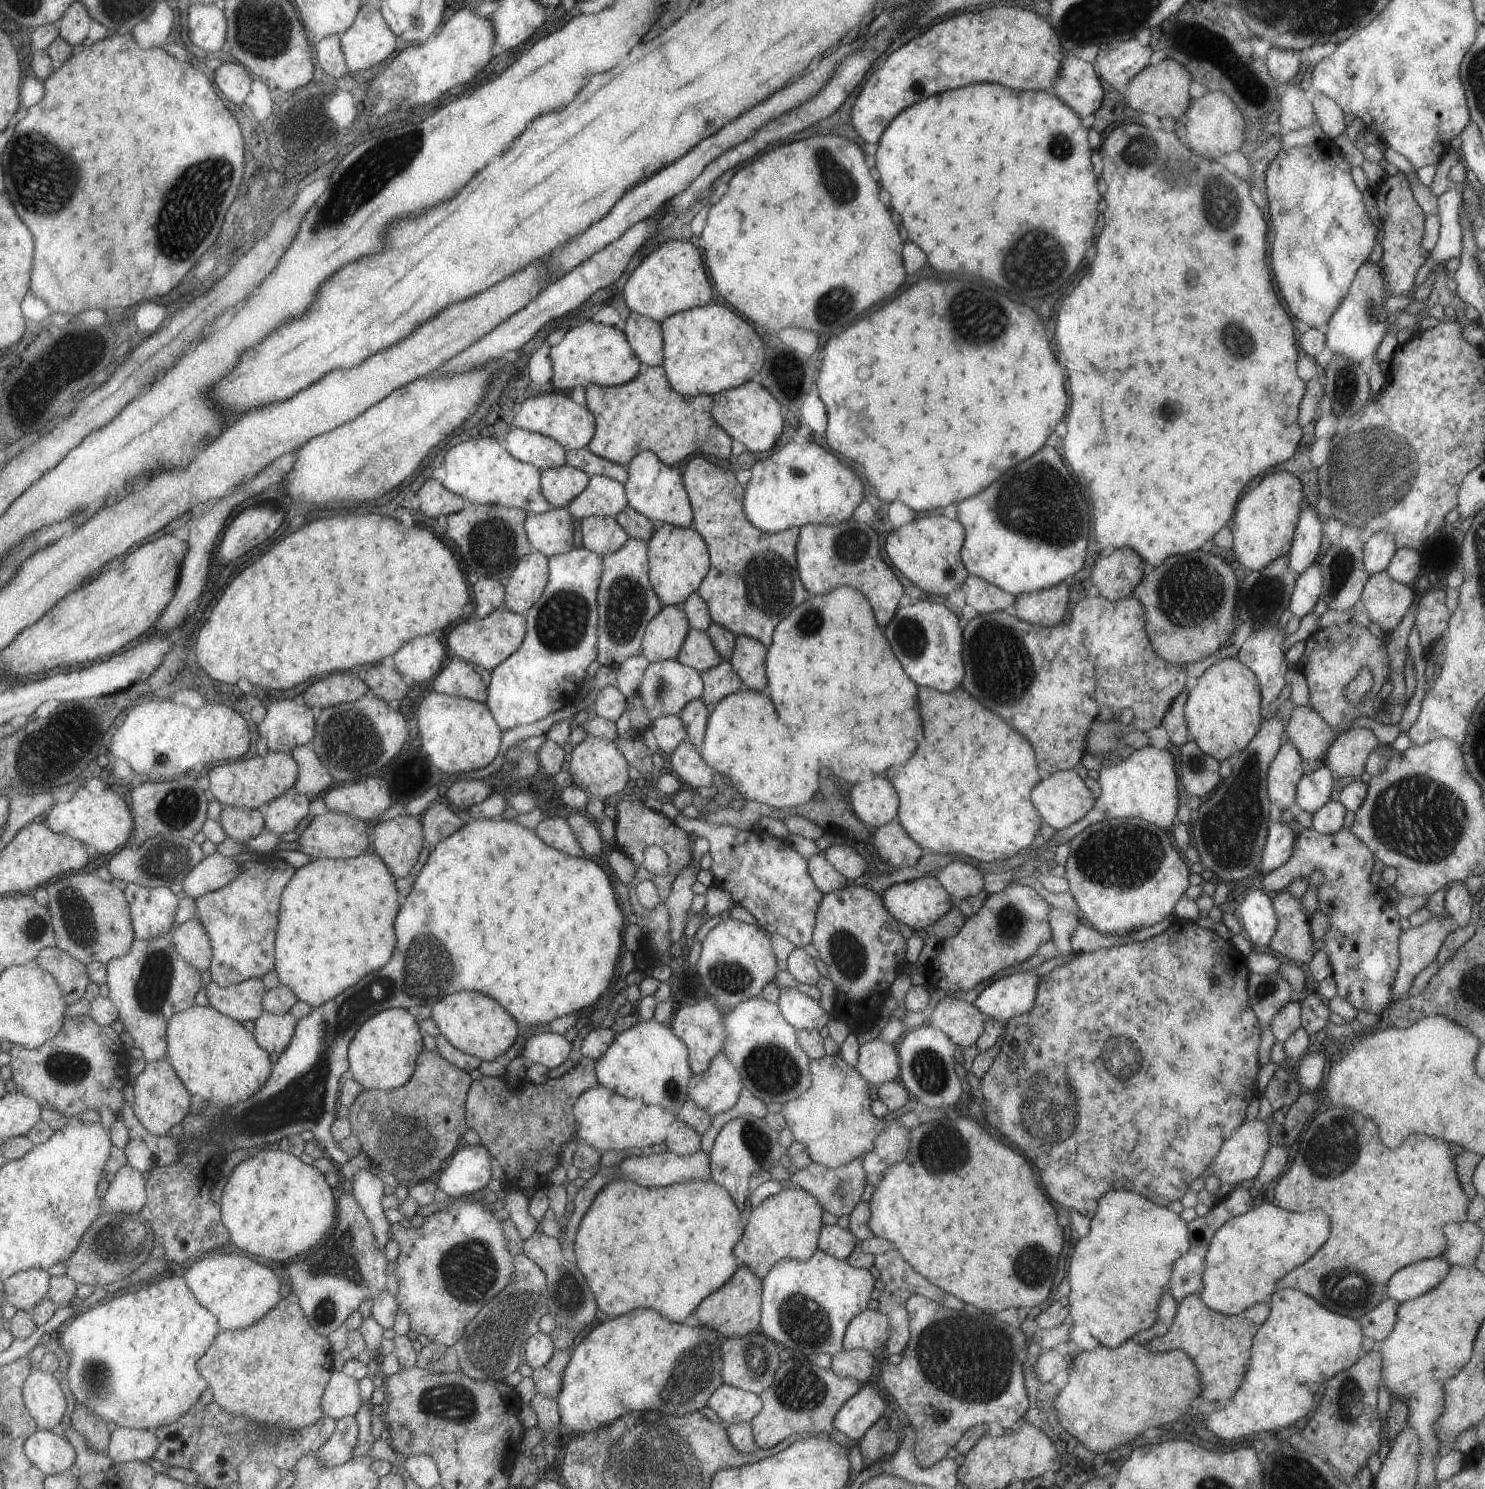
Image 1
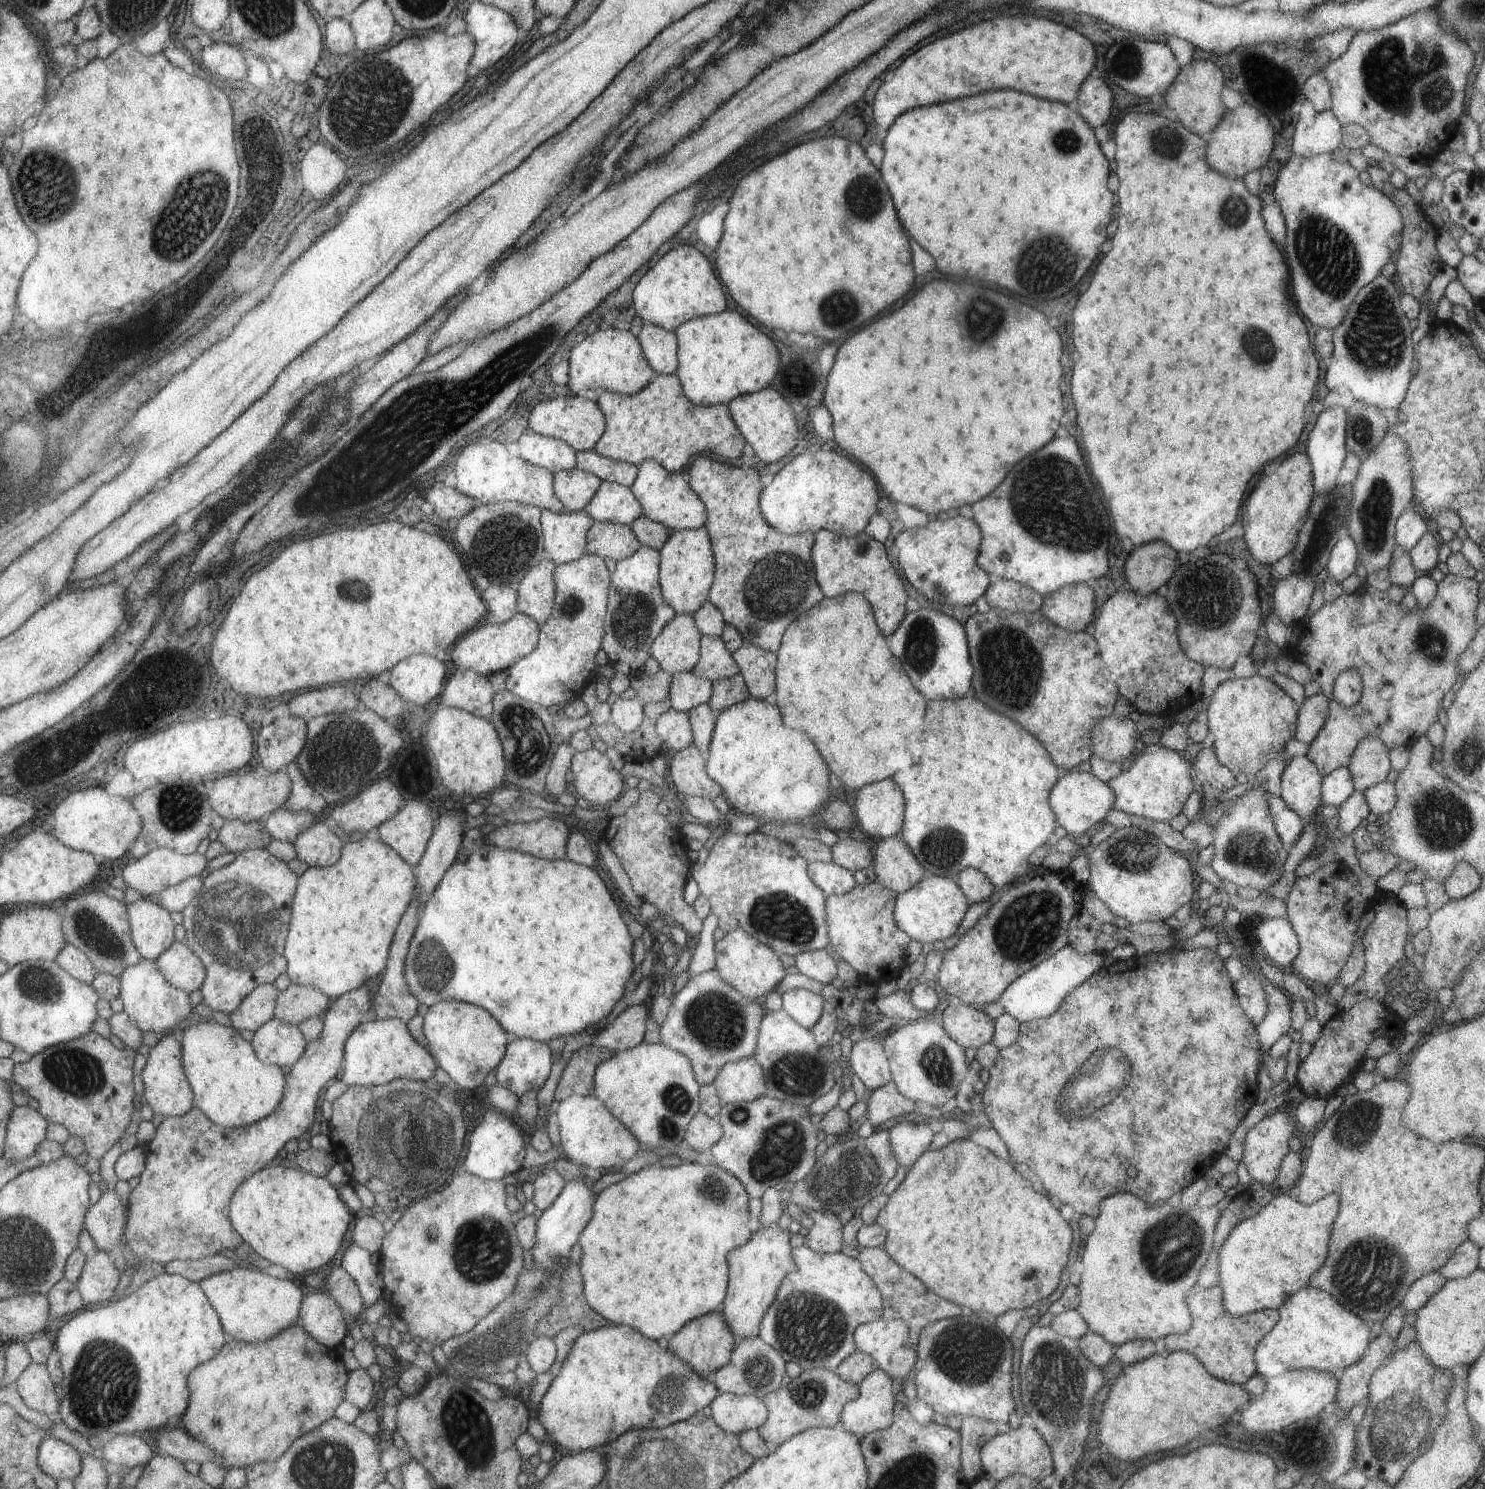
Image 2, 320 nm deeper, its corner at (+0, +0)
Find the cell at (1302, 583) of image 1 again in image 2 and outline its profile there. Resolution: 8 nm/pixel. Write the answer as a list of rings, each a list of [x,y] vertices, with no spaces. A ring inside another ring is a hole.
[[[1342,534],[1330,550],[1327,562],[1327,576],[1340,583],[1356,570],[1358,552],[1352,538]]]

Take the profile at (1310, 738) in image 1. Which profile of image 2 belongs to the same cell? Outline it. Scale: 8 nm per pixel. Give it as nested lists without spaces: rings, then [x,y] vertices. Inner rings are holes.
[[[1323,693],[1304,697],[1296,712],[1294,738],[1309,744],[1328,717],[1328,698]]]

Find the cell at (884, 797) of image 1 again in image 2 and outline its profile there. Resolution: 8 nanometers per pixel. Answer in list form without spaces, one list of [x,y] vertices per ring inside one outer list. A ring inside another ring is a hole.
[[[891,782],[870,783],[858,788],[853,816],[870,842],[899,835],[904,817],[902,792]]]

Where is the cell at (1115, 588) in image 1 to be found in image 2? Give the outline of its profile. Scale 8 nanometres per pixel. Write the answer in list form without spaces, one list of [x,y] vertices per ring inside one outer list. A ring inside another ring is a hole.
[[[1153,541],[1133,546],[1131,556],[1125,562],[1129,588],[1140,595],[1155,593],[1173,576],[1177,556],[1180,555],[1166,542]]]

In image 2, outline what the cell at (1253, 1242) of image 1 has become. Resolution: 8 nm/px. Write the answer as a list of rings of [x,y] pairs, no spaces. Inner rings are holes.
[[[1284,1192],[1273,1197],[1257,1214],[1237,1223],[1218,1252],[1218,1277],[1222,1303],[1234,1317],[1263,1309],[1278,1310],[1289,1295],[1308,1286],[1313,1270],[1319,1270],[1327,1256],[1329,1230],[1339,1212],[1339,1197],[1329,1193],[1310,1205],[1301,1204],[1293,1193]]]

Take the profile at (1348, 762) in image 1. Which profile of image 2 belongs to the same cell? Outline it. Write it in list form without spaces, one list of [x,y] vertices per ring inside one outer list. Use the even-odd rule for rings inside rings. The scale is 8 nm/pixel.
[[[1365,737],[1357,743],[1347,768],[1351,773],[1355,791],[1364,791],[1382,783],[1392,769],[1388,748],[1381,739]]]

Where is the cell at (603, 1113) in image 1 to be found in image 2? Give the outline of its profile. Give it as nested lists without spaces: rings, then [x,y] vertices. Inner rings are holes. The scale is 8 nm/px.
[[[592,1094],[586,1097],[571,1095],[563,1099],[557,1107],[556,1118],[560,1136],[558,1150],[577,1165],[583,1164],[602,1173],[621,1170],[640,1148],[633,1135]]]

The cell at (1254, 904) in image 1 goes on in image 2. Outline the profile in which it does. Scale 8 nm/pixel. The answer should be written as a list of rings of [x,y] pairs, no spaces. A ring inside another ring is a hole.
[[[1267,917],[1255,927],[1252,940],[1264,951],[1266,960],[1281,971],[1298,955],[1298,938],[1287,918]]]

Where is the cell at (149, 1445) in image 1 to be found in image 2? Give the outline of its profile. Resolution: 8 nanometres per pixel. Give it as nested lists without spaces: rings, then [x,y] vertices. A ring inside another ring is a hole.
[[[123,1433],[103,1444],[99,1454],[108,1462],[121,1464],[125,1469],[147,1465],[154,1452],[141,1437]]]

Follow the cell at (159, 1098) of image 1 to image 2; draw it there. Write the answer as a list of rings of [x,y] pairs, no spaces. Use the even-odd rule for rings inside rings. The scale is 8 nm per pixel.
[[[176,1034],[163,1035],[148,1051],[145,1066],[140,1072],[144,1084],[144,1098],[153,1114],[172,1117],[185,1114],[191,1107],[192,1090],[181,1064],[181,1045]]]

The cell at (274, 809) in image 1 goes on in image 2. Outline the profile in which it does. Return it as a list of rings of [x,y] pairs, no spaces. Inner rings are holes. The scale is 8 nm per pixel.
[[[281,807],[265,816],[262,821],[271,838],[293,844],[297,835],[313,824],[315,817],[306,810],[289,812]]]

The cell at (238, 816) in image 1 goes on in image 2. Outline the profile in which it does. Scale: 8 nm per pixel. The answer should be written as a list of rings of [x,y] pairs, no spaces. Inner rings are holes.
[[[237,819],[225,821],[217,831],[216,838],[227,851],[235,854],[245,849],[265,849],[271,836],[264,828],[263,821],[242,823]]]

